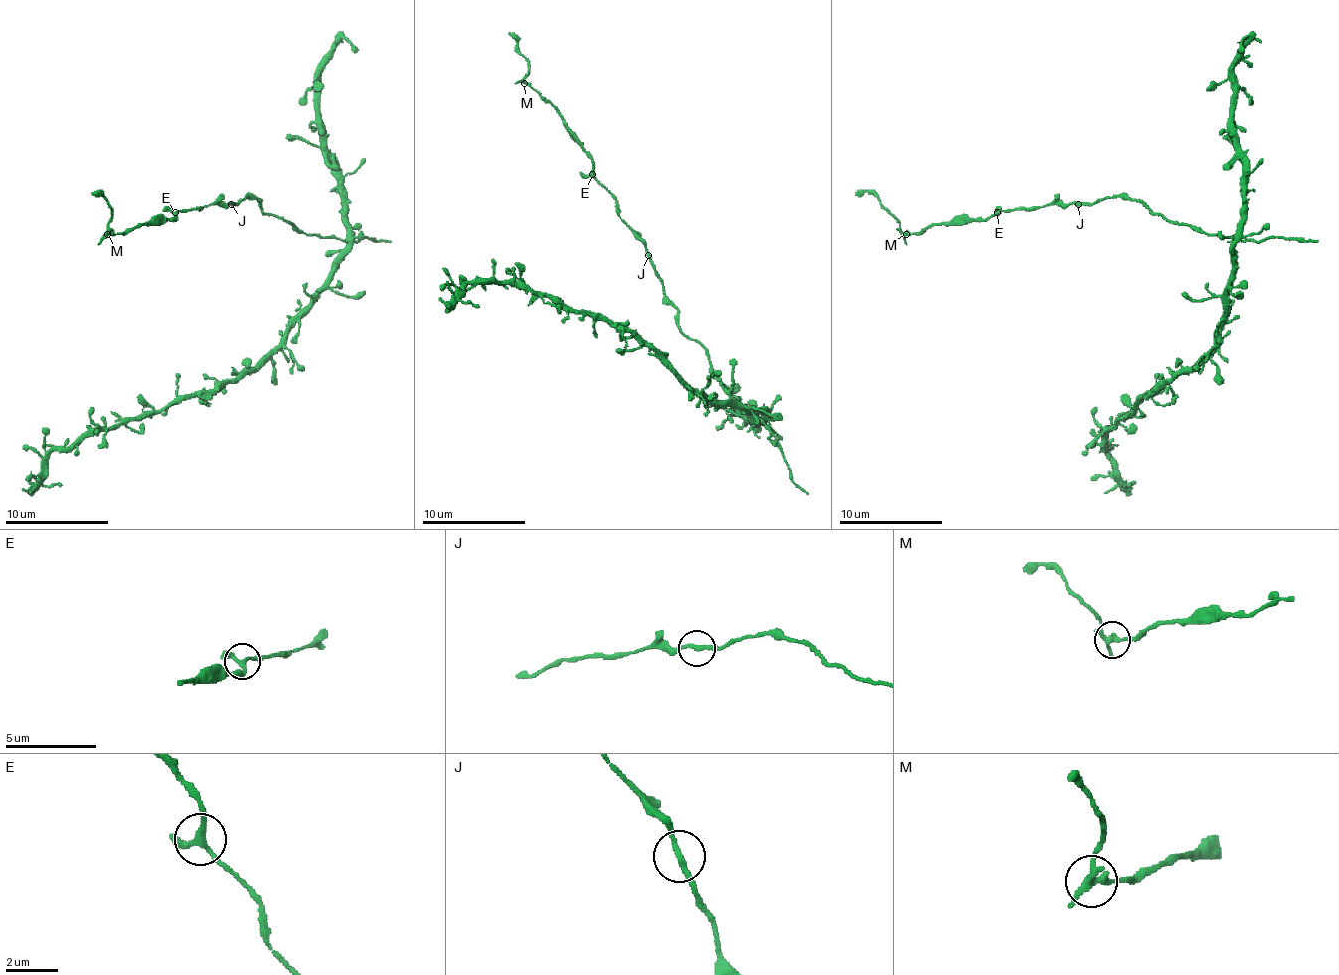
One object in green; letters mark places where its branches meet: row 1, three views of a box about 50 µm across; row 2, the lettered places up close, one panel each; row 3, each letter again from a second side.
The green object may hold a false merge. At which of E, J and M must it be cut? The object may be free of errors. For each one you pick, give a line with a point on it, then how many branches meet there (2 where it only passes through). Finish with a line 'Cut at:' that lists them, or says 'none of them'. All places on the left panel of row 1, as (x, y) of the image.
M: Place: (107, 234). Branches: 3
Cut at: M

